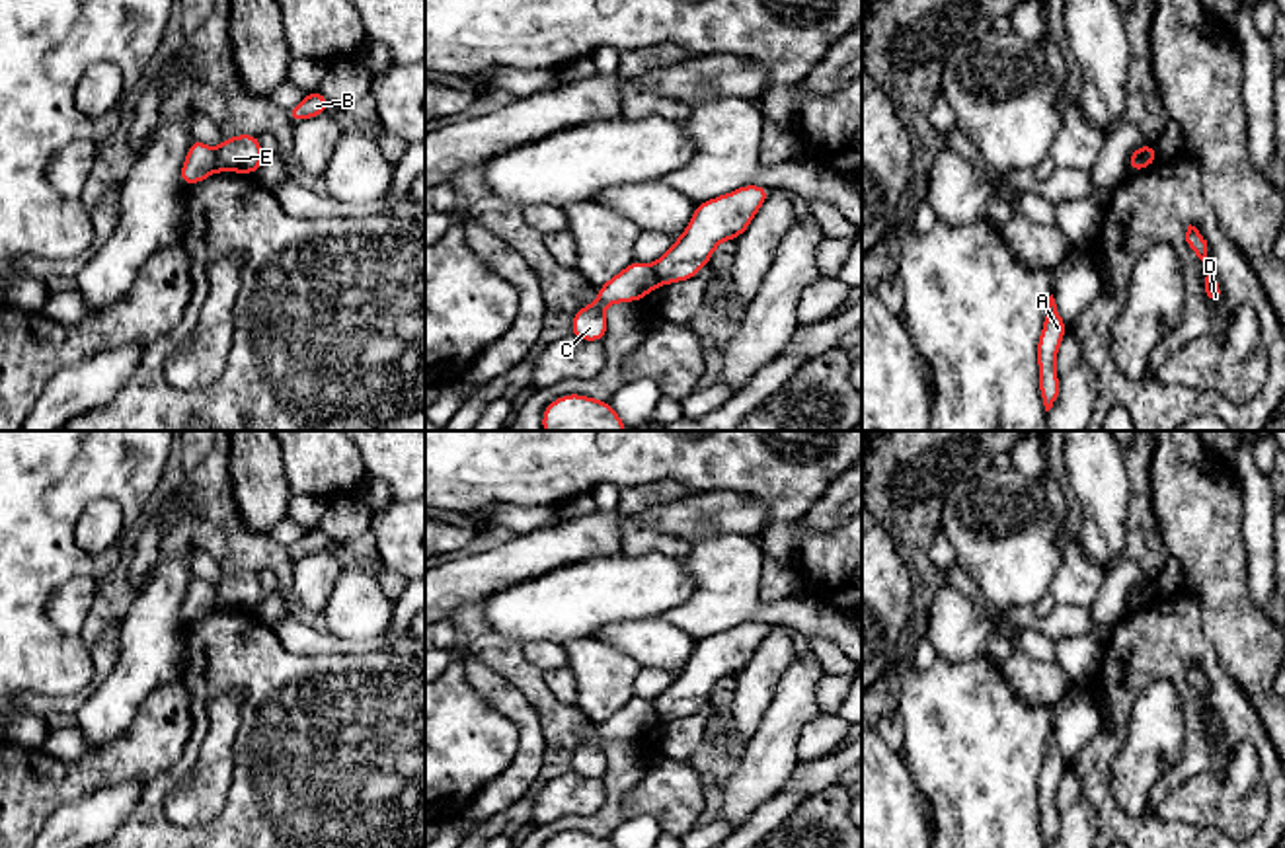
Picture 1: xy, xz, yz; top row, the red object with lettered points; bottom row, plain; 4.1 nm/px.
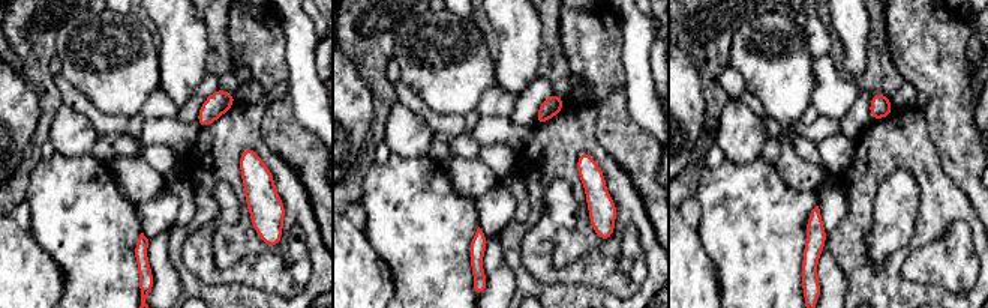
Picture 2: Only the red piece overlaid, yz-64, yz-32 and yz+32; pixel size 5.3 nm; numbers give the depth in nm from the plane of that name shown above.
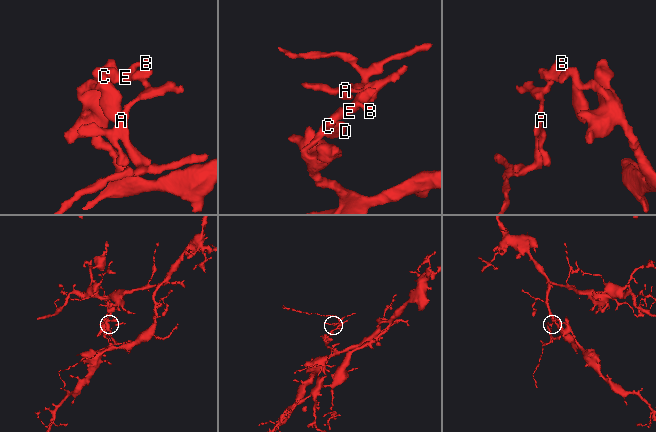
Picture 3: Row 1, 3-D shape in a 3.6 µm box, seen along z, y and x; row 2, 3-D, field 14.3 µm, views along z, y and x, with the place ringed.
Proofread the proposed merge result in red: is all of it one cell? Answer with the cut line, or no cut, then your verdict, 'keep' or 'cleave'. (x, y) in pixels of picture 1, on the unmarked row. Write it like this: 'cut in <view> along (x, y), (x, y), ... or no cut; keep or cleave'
cut in xy along (215, 587), (217, 607); cleave

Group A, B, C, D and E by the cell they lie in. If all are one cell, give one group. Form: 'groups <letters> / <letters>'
groups A B E / C D

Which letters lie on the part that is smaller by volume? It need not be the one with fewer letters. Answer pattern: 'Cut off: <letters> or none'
Cut off: A, B, E

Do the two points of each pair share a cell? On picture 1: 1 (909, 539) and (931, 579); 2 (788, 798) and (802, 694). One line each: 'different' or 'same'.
1: same
2: different

